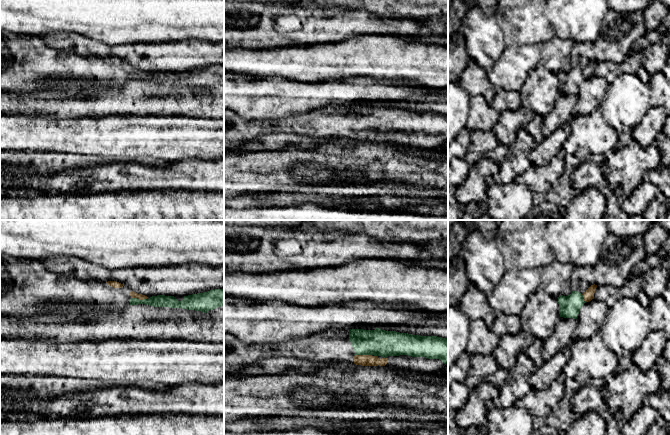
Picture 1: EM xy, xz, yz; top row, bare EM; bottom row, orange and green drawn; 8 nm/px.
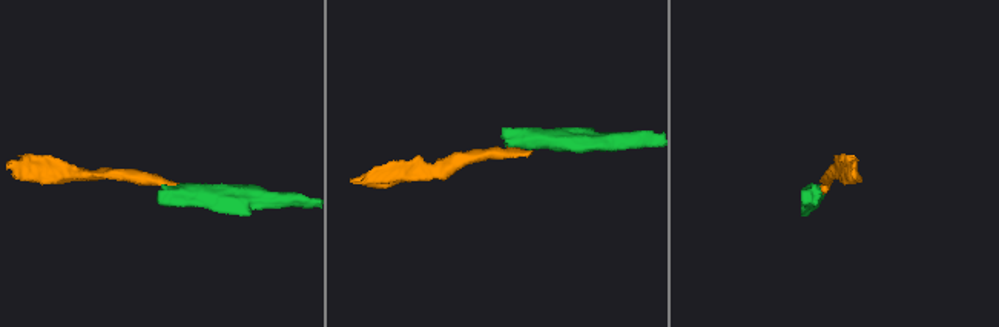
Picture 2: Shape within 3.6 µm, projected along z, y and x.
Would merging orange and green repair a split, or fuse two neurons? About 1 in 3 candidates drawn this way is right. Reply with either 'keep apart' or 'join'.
join

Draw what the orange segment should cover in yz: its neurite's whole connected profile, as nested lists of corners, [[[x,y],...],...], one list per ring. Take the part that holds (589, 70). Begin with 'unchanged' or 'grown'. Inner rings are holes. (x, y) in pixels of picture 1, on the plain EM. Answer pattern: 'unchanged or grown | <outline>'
unchanged | [[[591,61],[582,71],[585,79],[594,75],[594,69],[597,64],[597,61]]]

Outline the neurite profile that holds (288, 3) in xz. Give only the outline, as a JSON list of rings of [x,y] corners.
[[[224,0],[224,3],[230,1],[237,2],[237,3],[262,3],[262,4],[269,4],[269,5],[299,8],[299,4],[301,0]]]

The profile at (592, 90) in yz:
[[[592,75],[584,79],[579,86],[574,114],[583,116],[591,114],[601,104],[608,86],[608,82],[603,77]]]

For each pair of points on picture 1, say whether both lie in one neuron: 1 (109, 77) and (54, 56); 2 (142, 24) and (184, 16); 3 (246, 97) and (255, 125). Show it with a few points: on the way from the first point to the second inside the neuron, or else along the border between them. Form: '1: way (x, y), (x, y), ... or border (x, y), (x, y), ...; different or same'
1: way (95, 70), (78, 69), (68, 65); same
2: way (152, 16), (174, 16); same
3: border (234, 111), (244, 117), (276, 117); different

